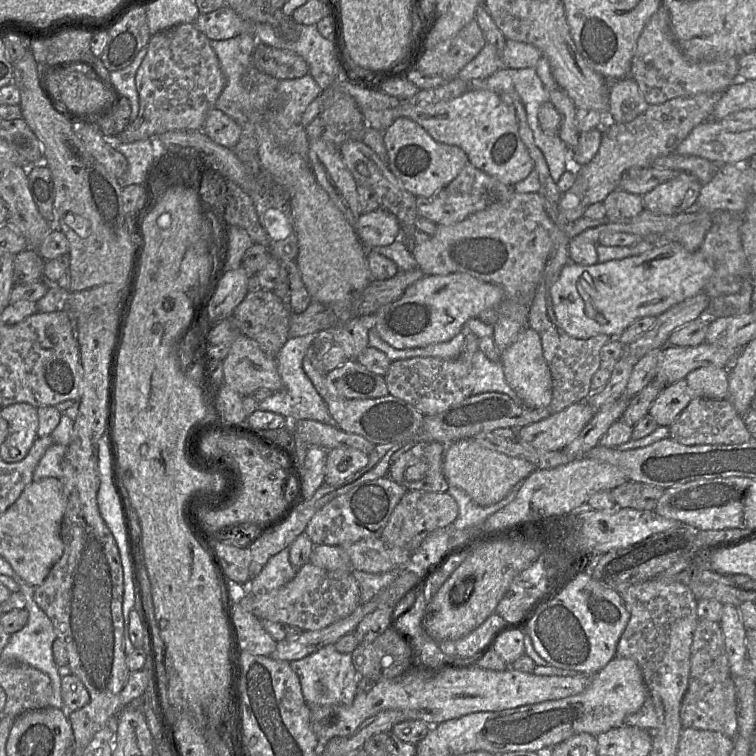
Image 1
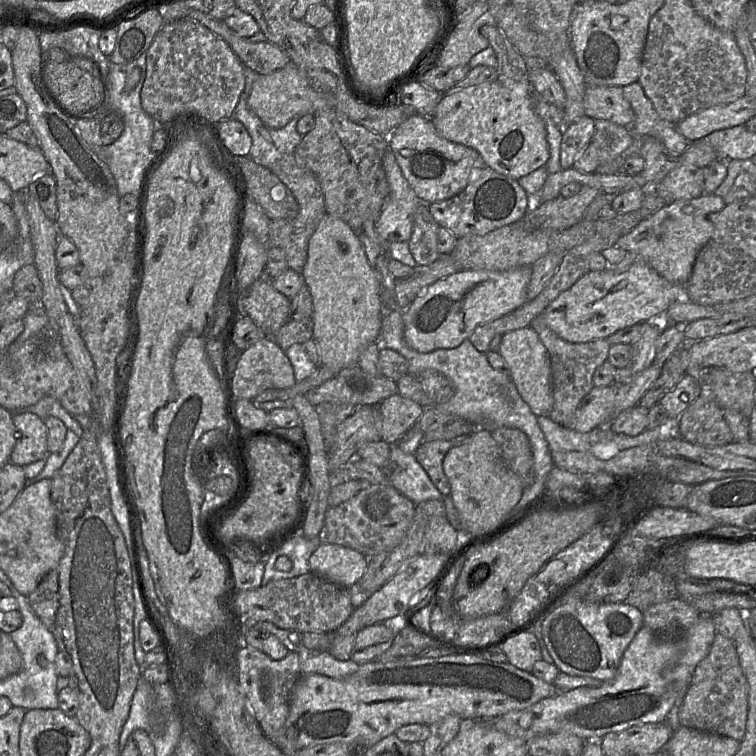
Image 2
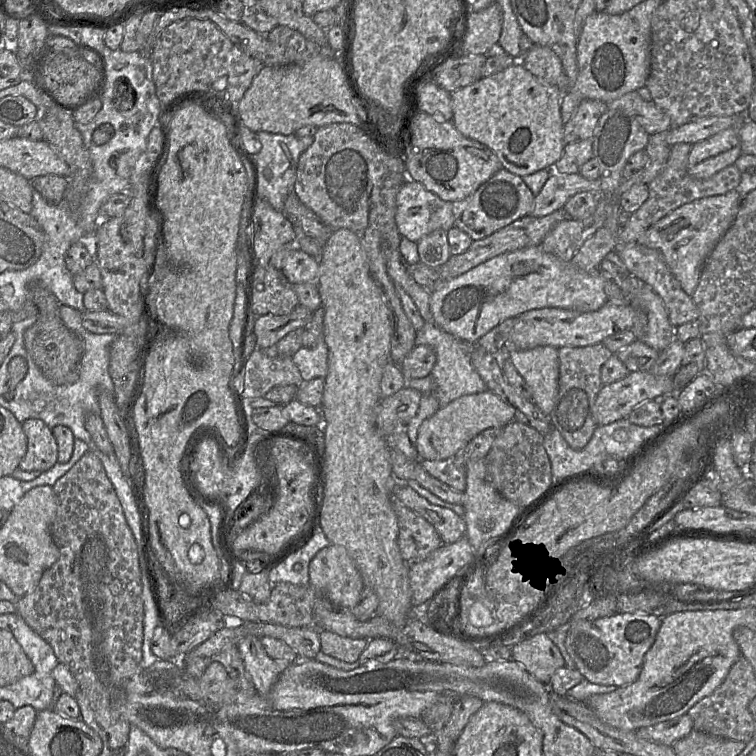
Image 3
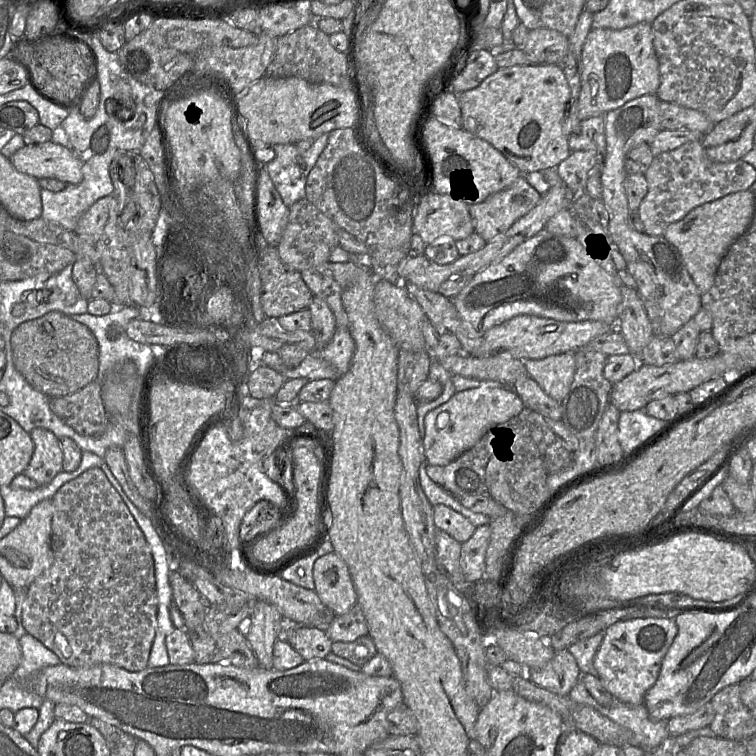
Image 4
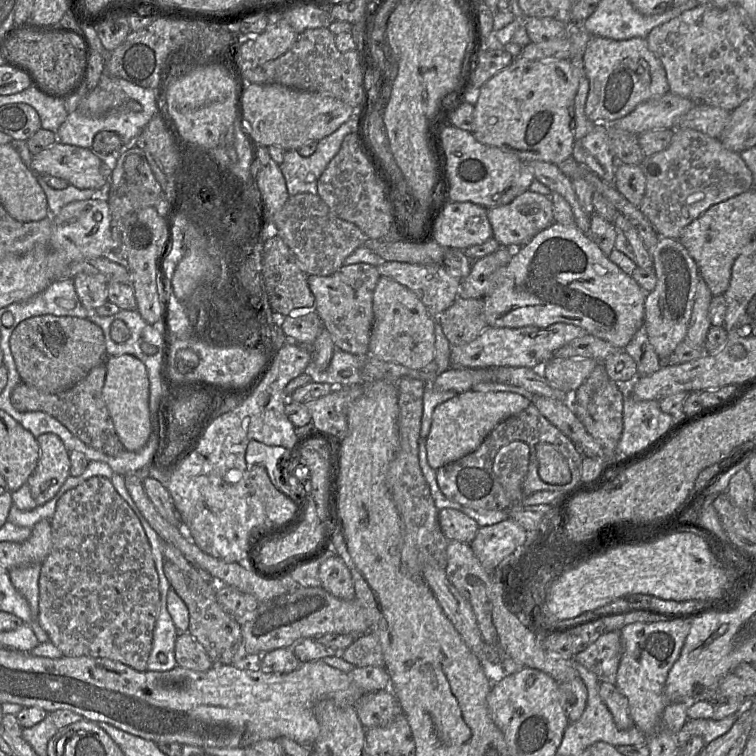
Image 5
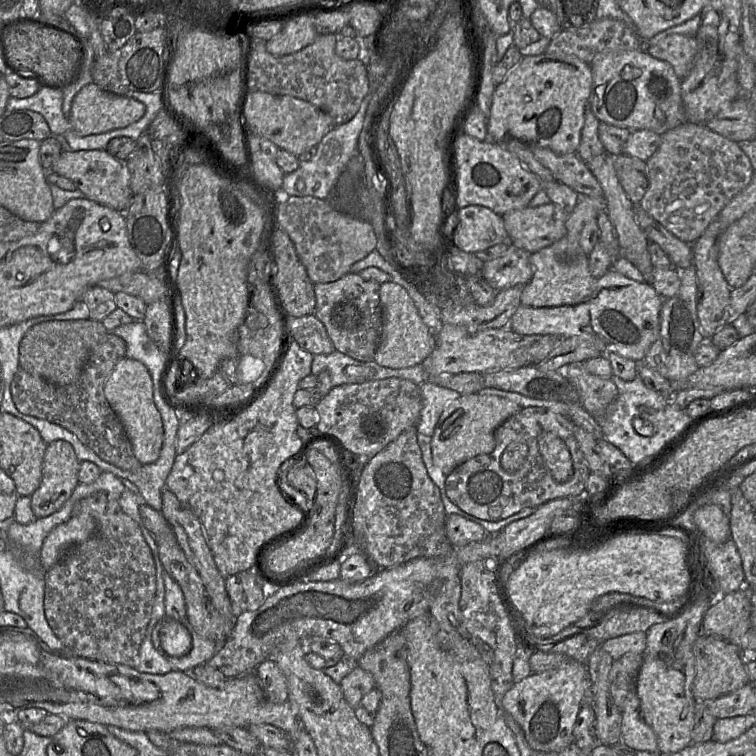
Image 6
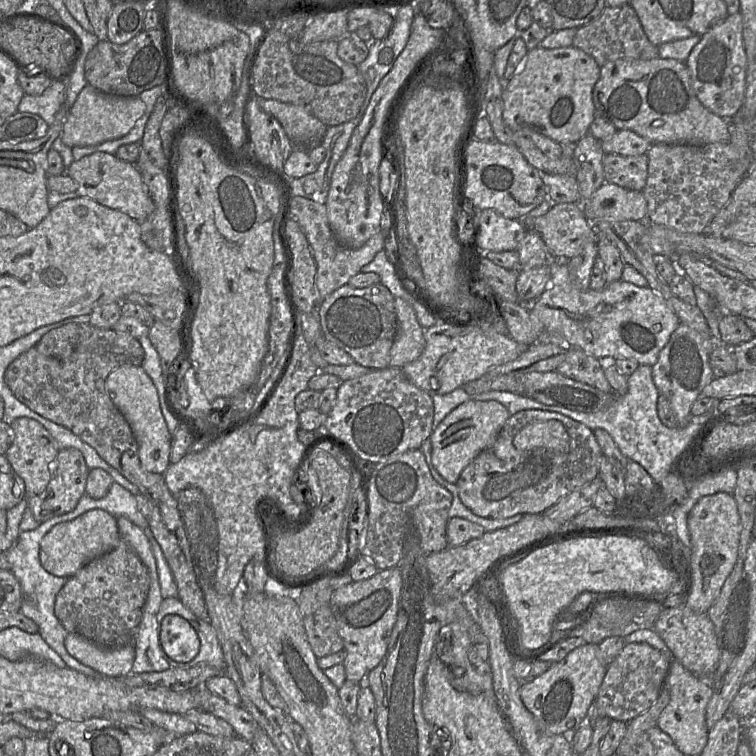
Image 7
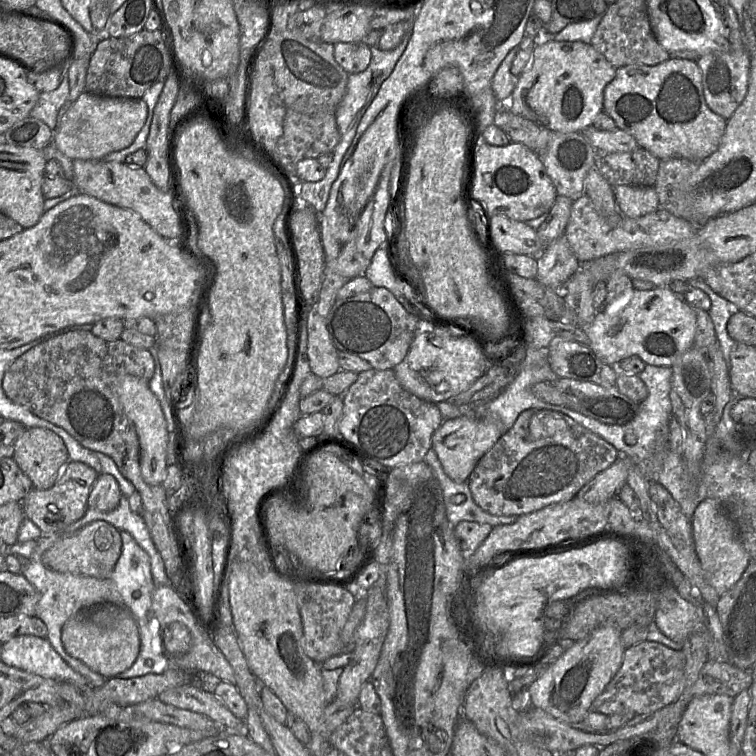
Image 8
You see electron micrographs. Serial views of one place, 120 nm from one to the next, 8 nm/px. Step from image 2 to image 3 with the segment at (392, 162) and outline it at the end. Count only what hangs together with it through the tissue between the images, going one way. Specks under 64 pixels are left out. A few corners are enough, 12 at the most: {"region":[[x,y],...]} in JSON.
{"region":[[415,181],[397,194],[395,222],[417,243],[454,227],[452,202]]}

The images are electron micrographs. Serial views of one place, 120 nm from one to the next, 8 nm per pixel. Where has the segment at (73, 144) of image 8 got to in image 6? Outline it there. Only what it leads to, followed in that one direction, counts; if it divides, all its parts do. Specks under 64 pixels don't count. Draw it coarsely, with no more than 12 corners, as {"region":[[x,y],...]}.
{"region":[[92,82],[72,101],[70,130],[79,136],[124,128],[145,105]]}

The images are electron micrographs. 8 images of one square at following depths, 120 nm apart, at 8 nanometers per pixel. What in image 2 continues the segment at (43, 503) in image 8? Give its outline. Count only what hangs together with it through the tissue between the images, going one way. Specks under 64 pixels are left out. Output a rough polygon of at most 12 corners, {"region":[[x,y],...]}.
{"region":[[19,411],[10,462],[27,466],[47,457],[47,427]]}

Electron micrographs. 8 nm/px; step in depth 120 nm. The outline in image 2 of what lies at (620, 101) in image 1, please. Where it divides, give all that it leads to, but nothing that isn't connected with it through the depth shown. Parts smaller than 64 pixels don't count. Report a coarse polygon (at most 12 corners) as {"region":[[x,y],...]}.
{"region":[[638,82],[623,86],[635,114],[626,128],[681,156],[691,142],[660,119]]}

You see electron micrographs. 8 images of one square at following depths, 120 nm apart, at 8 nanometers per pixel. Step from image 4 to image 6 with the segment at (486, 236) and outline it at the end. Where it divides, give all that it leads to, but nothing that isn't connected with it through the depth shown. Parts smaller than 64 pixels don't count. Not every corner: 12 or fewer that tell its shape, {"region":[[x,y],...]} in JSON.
{"region":[[549,202],[501,216],[512,244],[534,253],[566,235]]}

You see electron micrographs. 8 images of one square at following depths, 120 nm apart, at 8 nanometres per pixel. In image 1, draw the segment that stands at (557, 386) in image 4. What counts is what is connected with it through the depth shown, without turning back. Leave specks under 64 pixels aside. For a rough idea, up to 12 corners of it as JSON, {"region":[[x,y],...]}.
{"region":[[529,327],[501,353],[526,407],[552,401],[540,336]]}

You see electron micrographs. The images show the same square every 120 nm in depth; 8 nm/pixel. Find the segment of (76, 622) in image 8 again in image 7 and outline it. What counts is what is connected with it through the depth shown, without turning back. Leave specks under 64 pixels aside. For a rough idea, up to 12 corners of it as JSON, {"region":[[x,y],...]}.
{"region":[[75,633],[64,645],[100,675],[131,673],[134,645],[107,649]]}

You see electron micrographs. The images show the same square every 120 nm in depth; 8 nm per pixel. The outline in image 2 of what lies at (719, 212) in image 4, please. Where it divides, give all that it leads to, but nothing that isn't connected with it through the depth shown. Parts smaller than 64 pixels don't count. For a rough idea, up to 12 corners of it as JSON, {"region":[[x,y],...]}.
{"region":[[716,194],[668,203],[619,237],[672,283],[687,284],[710,240]]}

